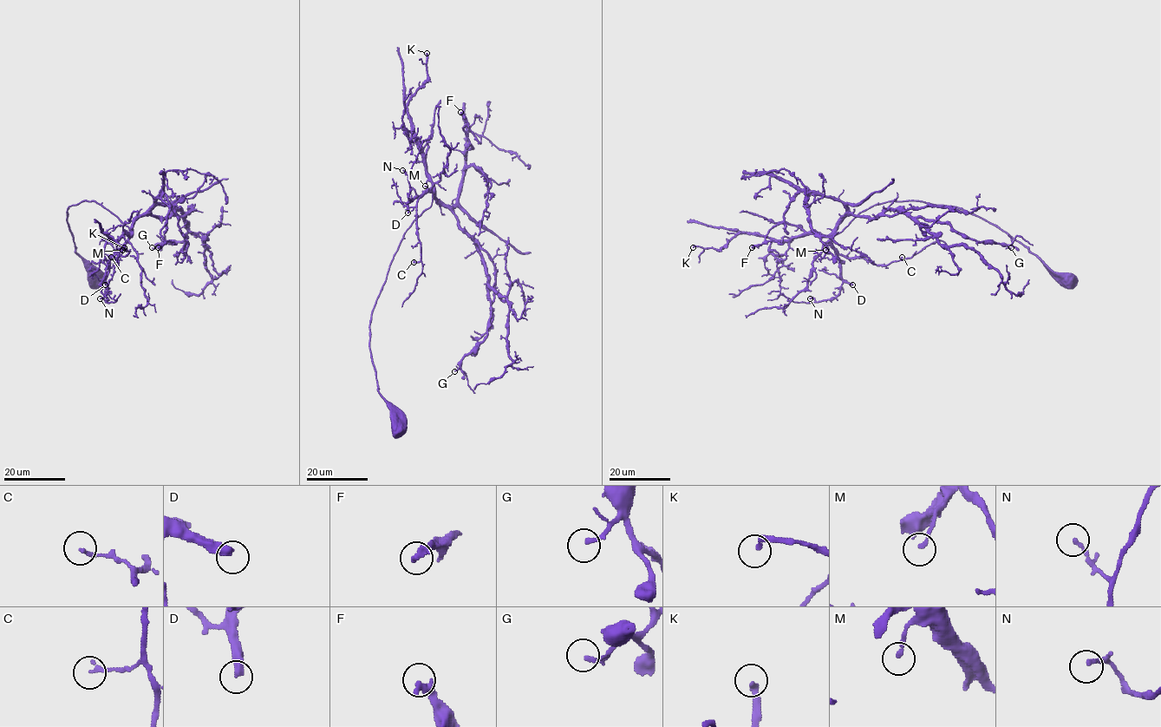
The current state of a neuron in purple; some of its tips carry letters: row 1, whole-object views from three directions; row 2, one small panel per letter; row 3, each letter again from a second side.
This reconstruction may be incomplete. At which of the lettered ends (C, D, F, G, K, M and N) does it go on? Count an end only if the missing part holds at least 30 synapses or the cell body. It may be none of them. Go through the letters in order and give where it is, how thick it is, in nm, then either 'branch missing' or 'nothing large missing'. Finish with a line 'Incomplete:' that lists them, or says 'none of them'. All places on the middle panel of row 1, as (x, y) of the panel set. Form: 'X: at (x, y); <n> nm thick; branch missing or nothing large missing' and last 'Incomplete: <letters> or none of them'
C: at (414, 262); 160 nm thick; nothing large missing
D: at (407, 212); 380 nm thick; branch missing
F: at (460, 112); 400 nm thick; nothing large missing
G: at (454, 371); 180 nm thick; nothing large missing
K: at (427, 53); 240 nm thick; nothing large missing
M: at (425, 186); 180 nm thick; nothing large missing
N: at (402, 170); 180 nm thick; nothing large missing
Incomplete: D

